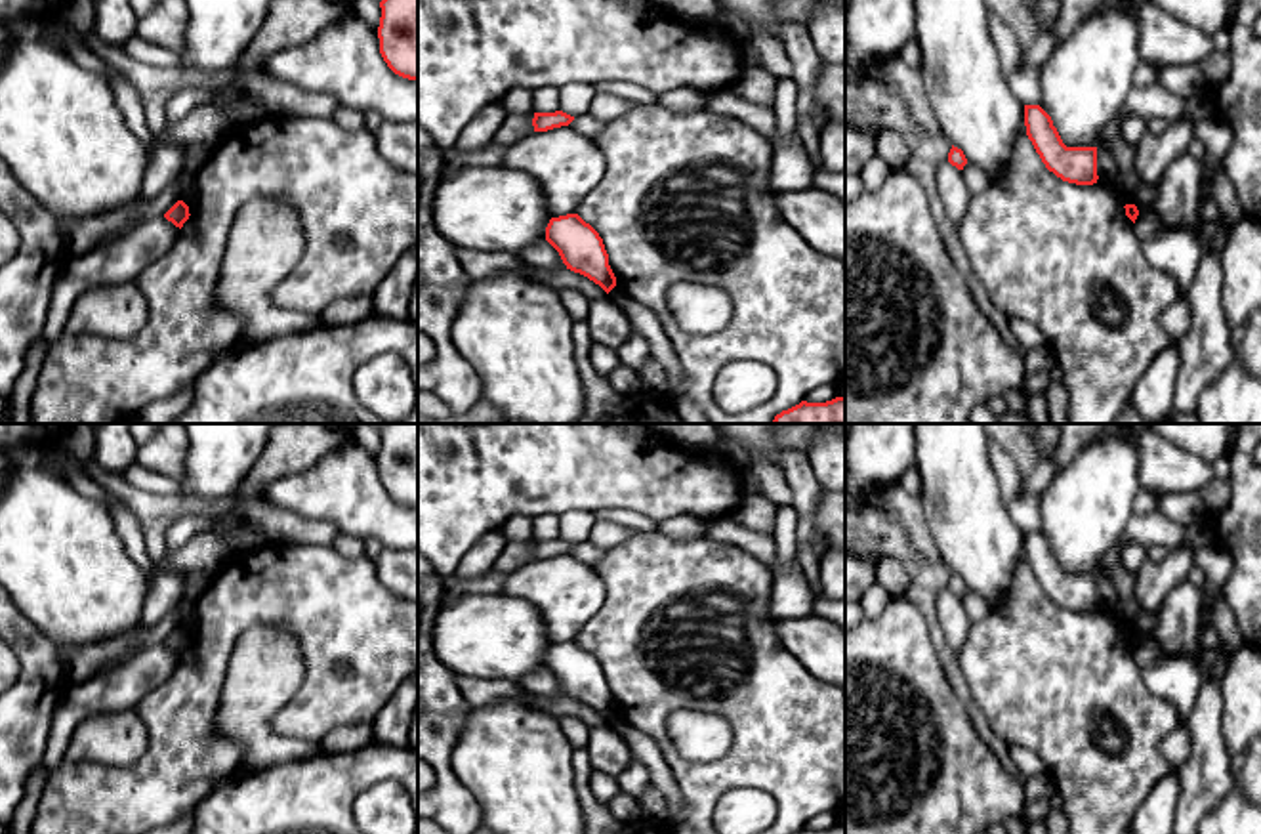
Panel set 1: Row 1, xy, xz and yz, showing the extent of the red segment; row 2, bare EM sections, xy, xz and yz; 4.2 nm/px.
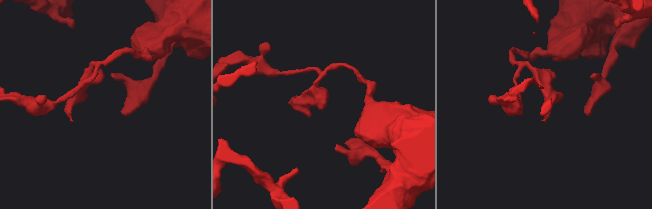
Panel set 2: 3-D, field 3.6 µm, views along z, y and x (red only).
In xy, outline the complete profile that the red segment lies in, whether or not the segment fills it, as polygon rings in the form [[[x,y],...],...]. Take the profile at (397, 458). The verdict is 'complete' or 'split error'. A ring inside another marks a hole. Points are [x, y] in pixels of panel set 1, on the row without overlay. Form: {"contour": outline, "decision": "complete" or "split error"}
{"contour": [[[385,424],[380,429],[380,481],[387,494],[408,508],[418,508],[418,424]]], "decision": "complete"}

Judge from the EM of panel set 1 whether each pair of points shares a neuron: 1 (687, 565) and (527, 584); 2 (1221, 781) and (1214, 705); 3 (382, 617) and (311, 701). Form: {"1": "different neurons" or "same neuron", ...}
{"1": "different neurons", "2": "same neuron", "3": "same neuron"}

